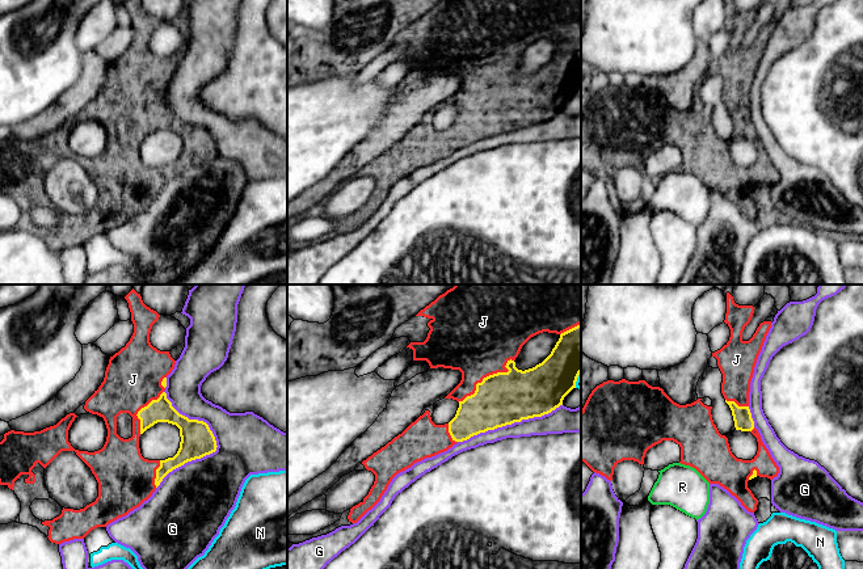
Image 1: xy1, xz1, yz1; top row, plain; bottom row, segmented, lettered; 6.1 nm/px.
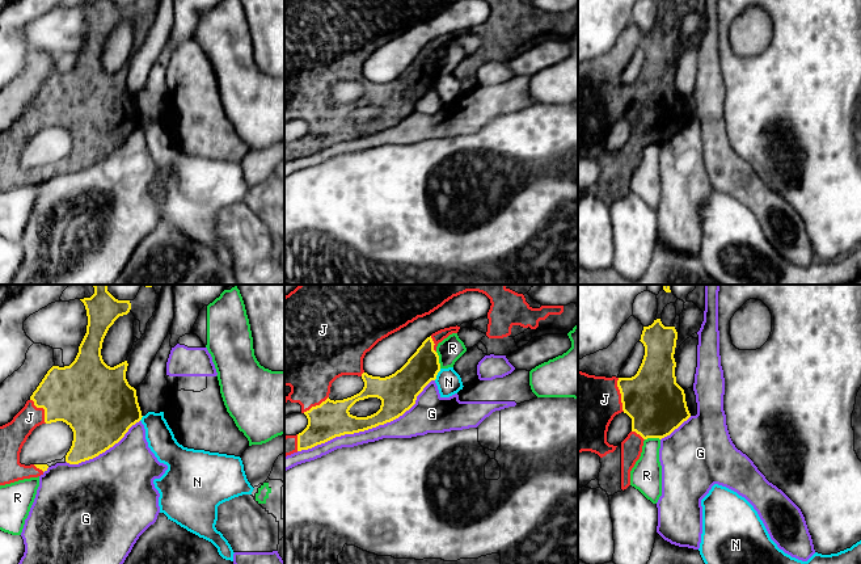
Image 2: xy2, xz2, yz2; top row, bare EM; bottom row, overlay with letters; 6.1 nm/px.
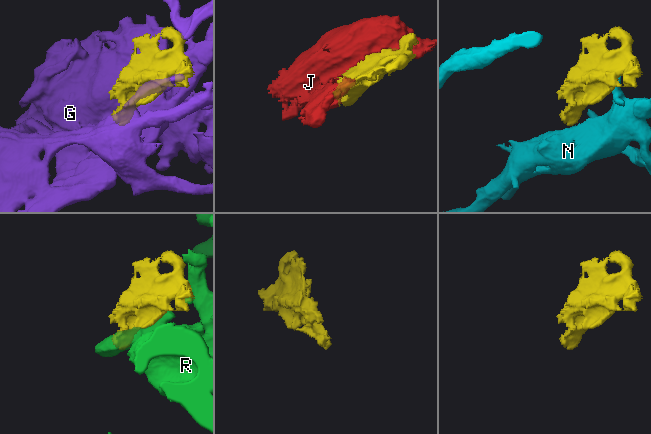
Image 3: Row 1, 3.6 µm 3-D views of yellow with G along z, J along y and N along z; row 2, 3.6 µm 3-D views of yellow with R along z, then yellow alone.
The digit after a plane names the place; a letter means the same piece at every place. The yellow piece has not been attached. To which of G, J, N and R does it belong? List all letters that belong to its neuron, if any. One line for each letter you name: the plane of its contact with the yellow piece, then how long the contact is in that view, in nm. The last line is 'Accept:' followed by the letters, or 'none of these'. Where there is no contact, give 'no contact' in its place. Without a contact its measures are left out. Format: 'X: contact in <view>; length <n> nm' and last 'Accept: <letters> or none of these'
J: contact in xz1; length 440 nm
Accept: J

